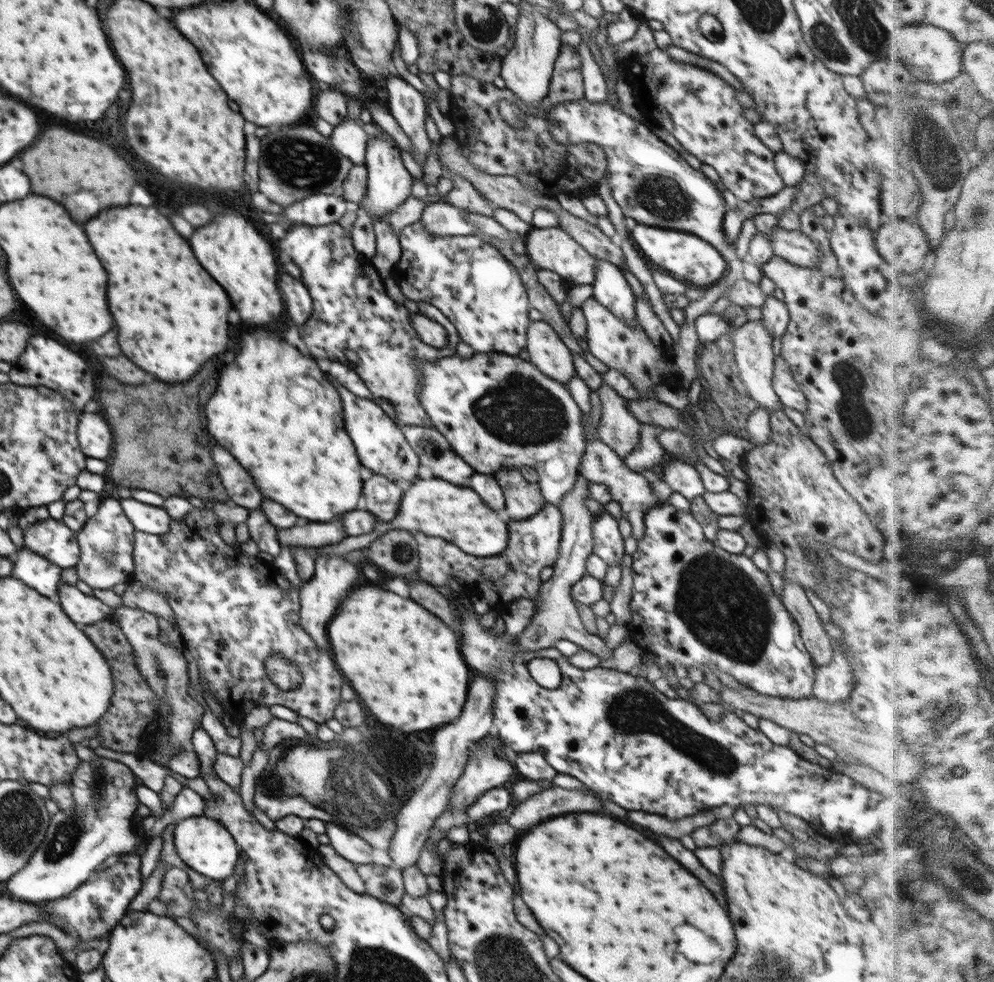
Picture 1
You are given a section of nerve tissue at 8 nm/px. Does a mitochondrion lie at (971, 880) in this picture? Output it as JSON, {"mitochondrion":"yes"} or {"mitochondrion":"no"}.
{"mitochondrion":"yes"}

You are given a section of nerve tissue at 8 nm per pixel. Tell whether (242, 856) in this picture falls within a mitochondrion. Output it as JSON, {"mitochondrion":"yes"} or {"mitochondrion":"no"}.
{"mitochondrion":"no"}

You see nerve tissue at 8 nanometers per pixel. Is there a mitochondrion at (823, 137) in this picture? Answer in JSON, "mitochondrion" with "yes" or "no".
{"mitochondrion":"no"}

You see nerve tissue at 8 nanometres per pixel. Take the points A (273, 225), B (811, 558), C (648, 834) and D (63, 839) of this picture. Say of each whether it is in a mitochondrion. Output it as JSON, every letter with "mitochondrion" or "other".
{"A":"other","B":"mitochondrion","C":"other","D":"mitochondrion"}

